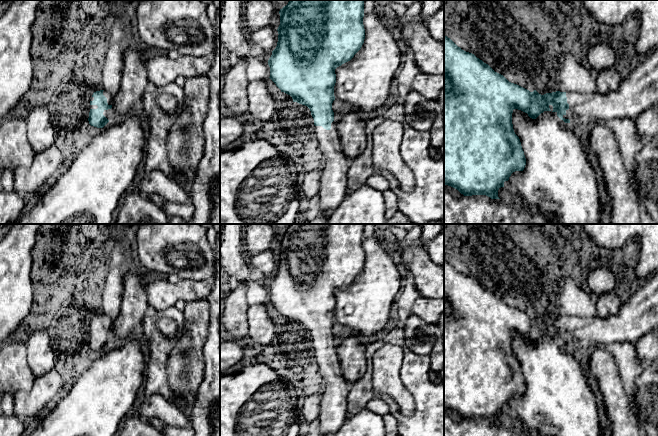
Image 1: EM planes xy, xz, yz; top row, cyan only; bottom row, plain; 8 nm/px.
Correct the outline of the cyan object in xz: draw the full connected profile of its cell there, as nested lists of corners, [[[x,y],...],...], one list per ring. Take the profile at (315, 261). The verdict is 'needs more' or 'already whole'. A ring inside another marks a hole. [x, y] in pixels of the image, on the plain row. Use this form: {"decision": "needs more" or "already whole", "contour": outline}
{"decision": "needs more", "contour": [[[290,224],[280,233],[276,272],[268,284],[270,303],[293,323],[307,330],[314,343],[315,358],[322,376],[321,410],[315,435],[334,436],[349,416],[347,395],[351,385],[345,380],[334,346],[335,293],[350,285],[365,263],[365,224]]]}

